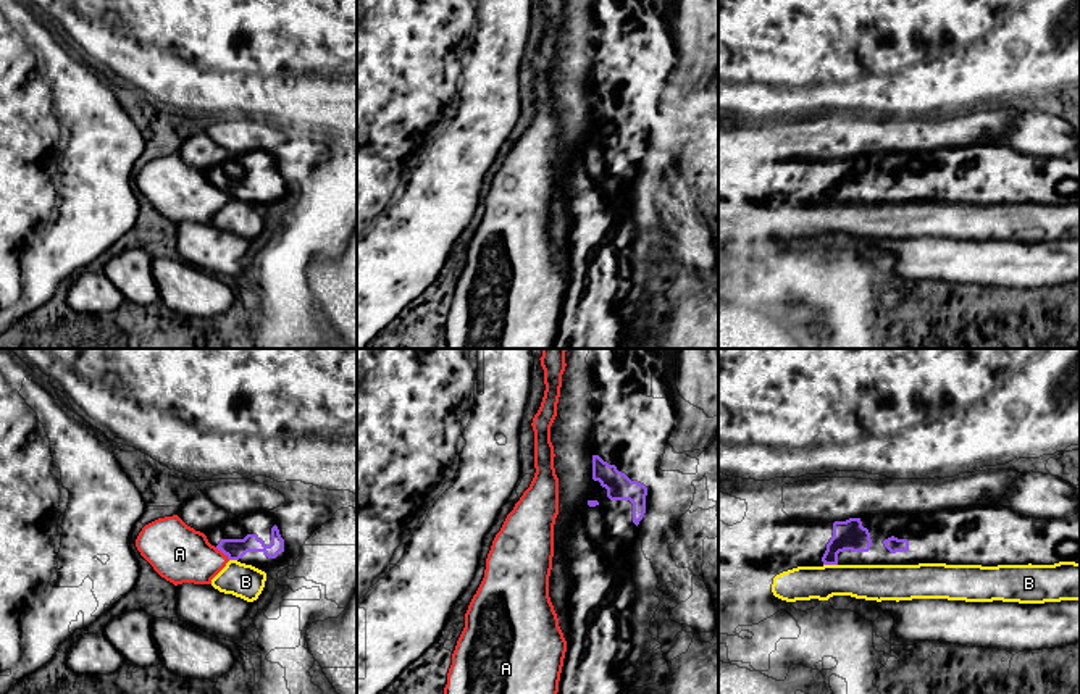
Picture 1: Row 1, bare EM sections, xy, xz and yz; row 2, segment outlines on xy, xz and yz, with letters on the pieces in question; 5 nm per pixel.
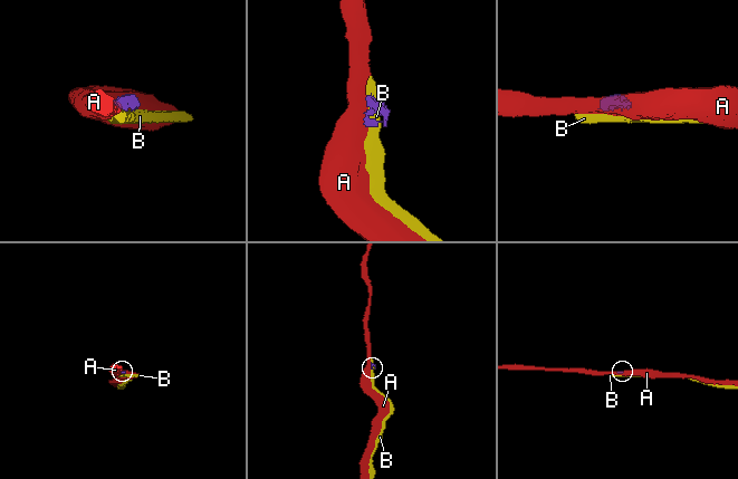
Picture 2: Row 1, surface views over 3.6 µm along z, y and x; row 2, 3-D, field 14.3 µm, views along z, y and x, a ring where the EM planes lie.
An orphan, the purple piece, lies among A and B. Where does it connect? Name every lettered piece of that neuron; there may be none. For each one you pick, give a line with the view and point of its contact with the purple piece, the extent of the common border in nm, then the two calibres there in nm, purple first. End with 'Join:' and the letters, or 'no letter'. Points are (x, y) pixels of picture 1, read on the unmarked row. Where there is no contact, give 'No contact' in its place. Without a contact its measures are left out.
Join: no letter

